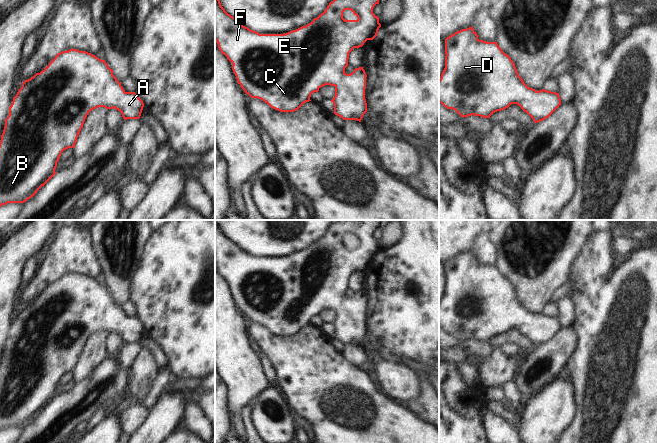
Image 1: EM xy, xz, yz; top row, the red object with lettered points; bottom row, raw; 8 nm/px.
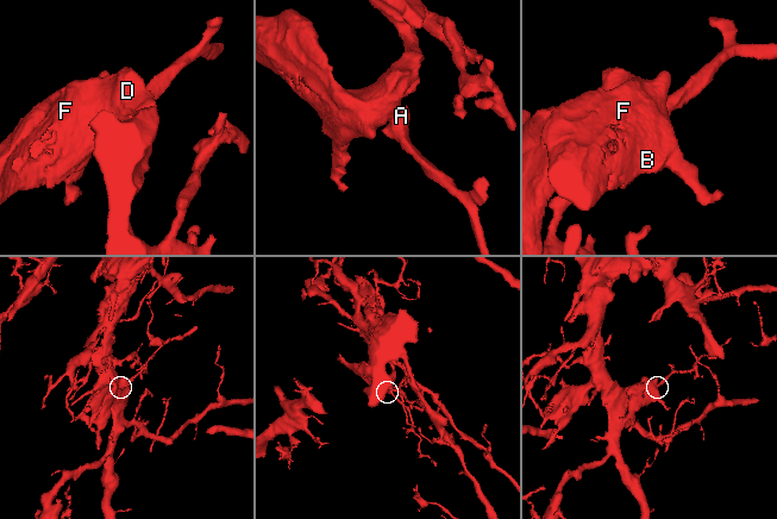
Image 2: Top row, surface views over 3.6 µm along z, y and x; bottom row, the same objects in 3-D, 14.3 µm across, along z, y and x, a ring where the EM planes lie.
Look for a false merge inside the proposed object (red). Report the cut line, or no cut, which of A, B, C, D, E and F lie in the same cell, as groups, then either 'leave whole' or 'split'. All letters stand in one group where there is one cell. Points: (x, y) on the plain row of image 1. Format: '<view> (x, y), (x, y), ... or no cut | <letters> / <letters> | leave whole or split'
no cut | A B C D E F | leave whole

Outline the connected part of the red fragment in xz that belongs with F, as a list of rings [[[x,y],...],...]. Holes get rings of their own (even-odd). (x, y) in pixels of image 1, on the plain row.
[[[215,220],[215,265],[222,278],[233,288],[232,294],[238,308],[251,322],[258,322],[271,332],[280,336],[294,336],[305,326],[309,326],[311,318],[318,316],[325,309],[335,311],[335,320],[331,324],[334,328],[334,338],[343,344],[357,344],[361,346],[367,336],[365,323],[366,296],[363,291],[355,292],[350,298],[345,297],[348,290],[349,277],[354,272],[364,269],[367,264],[373,264],[381,251],[379,241],[373,237],[373,232],[379,228],[381,220],[338,220],[329,227],[323,237],[306,250],[292,254],[285,258],[259,258],[243,250],[222,231]],[[351,234],[357,244],[345,244],[343,236]]]

